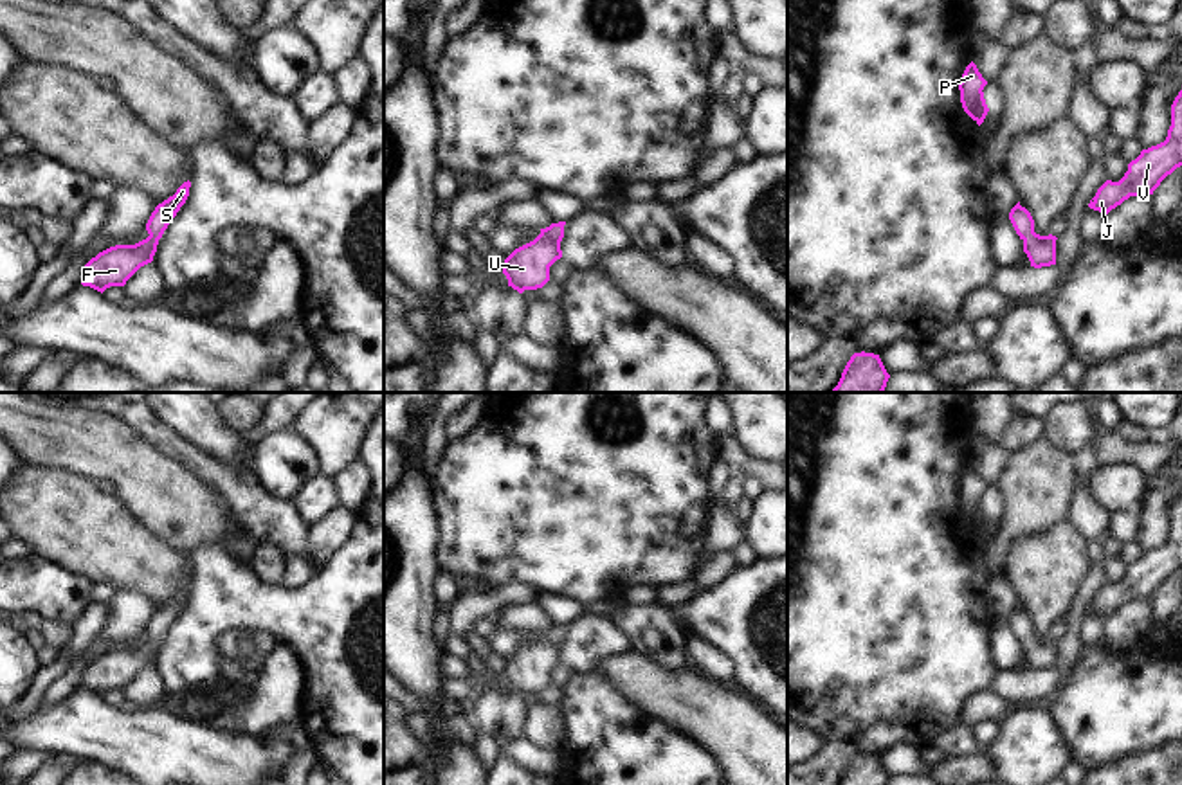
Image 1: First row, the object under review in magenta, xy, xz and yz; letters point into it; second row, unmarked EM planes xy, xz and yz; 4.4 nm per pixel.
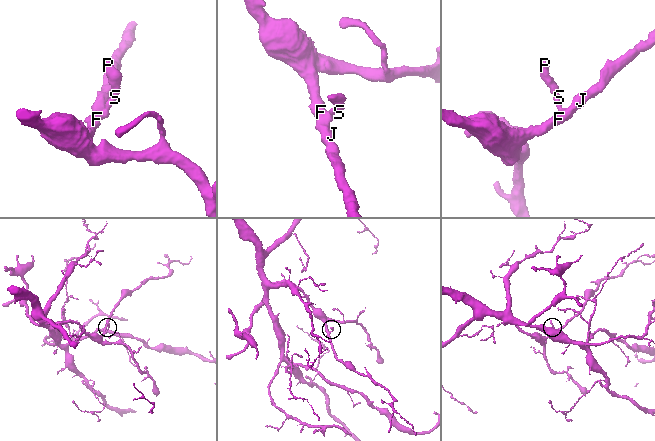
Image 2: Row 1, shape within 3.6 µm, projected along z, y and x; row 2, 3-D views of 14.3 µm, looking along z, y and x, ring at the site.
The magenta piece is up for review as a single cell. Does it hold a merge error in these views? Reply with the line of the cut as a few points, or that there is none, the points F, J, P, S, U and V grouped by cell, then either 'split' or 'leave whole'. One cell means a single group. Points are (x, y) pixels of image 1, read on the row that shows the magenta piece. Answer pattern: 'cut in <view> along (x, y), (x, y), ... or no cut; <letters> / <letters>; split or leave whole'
no cut; F J P S U V; leave whole

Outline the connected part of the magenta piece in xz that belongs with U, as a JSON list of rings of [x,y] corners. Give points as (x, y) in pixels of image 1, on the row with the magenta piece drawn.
[[[566,221],[541,229],[541,234],[515,248],[503,266],[508,286],[523,293],[524,290],[542,288],[550,281],[550,266],[562,257],[560,241]]]

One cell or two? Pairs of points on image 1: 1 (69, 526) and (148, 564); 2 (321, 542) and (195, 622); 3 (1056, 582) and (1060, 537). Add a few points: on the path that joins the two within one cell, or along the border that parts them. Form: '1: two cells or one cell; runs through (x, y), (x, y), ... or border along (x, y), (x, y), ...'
1: one cell; runs through (89, 533), (128, 555)
2: two cells; border along (350, 530), (345, 542), (318, 571)
3: one cell; runs through (1056, 571), (1060, 548)

